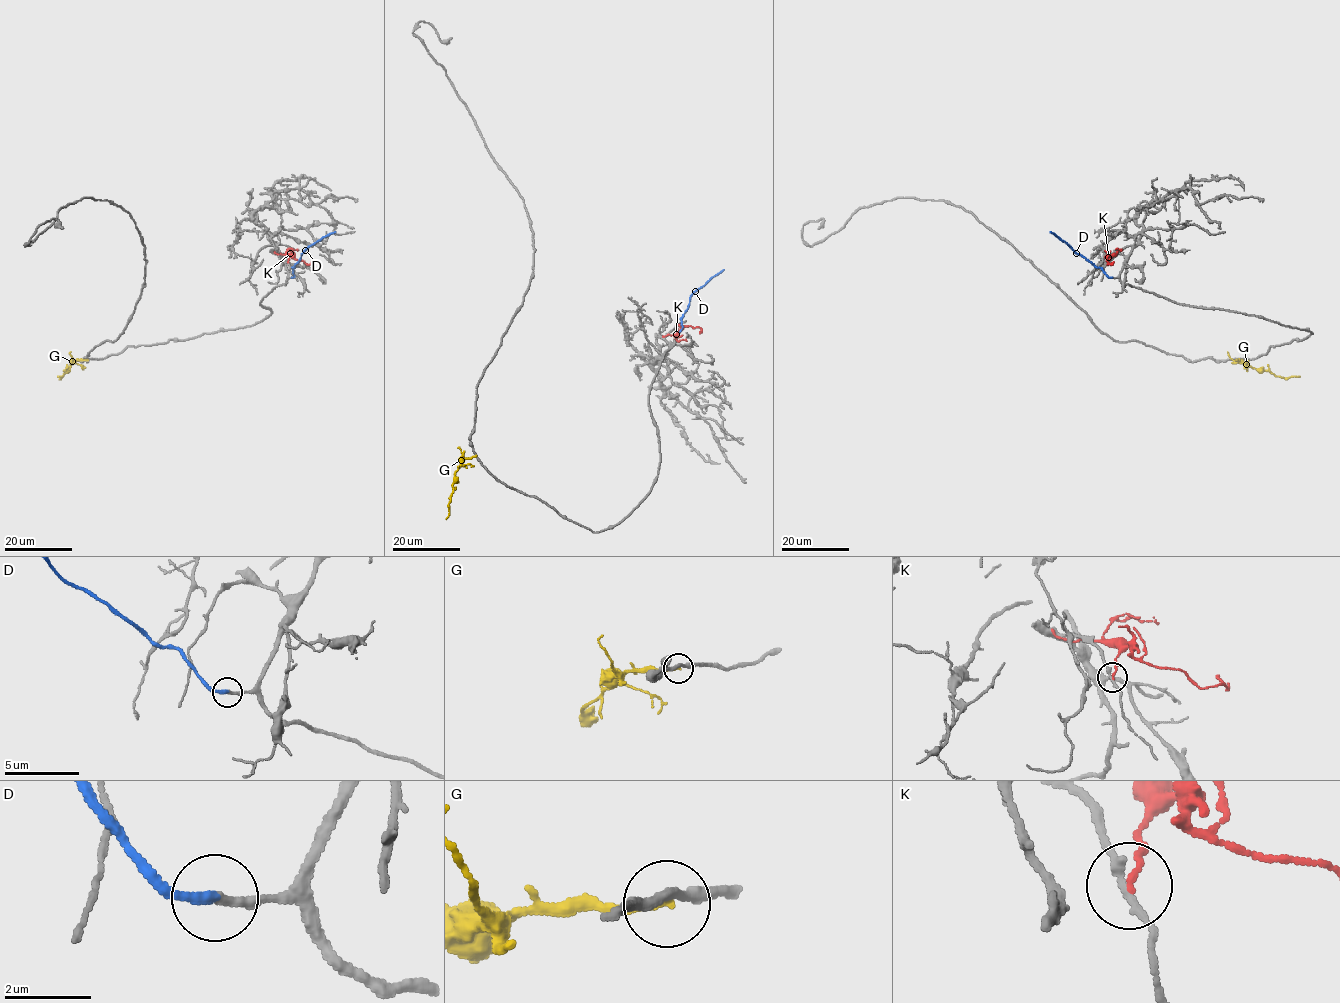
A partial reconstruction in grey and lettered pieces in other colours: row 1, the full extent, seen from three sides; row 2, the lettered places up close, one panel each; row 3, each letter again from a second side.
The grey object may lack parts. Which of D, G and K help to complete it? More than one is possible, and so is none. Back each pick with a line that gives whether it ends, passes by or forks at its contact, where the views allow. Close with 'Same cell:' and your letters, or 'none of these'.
D: It ends there
Same cell: D

